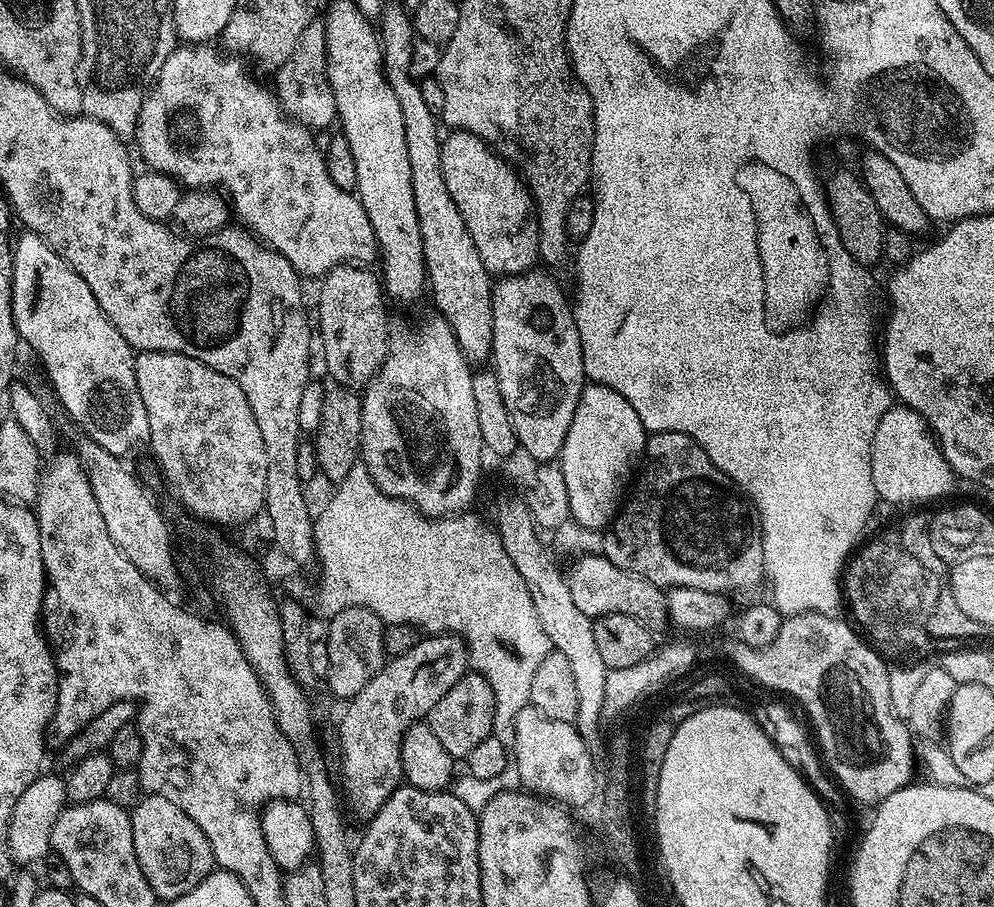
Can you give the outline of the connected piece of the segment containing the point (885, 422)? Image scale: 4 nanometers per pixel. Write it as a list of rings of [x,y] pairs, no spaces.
[[[903,406],[890,407],[886,414],[882,414],[878,430],[874,430],[870,470],[877,497],[888,504],[916,504],[919,500],[936,500],[951,490],[952,480],[954,481],[952,468],[940,453],[940,446],[936,443],[936,437],[932,435],[928,423],[913,408]]]

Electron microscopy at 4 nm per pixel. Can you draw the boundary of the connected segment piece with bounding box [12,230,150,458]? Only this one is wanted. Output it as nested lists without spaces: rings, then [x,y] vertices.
[[[27,230],[21,231],[21,233],[20,237],[19,235],[15,237],[12,246],[12,317],[14,318],[16,335],[23,343],[25,340],[36,351],[36,356],[40,359],[40,364],[44,367],[44,372],[48,375],[48,380],[52,383],[52,388],[56,391],[56,396],[60,399],[61,406],[68,411],[69,418],[81,428],[79,431],[94,442],[98,442],[98,446],[102,446],[102,450],[110,450],[110,454],[128,458],[128,455],[135,448],[145,447],[148,444],[148,435],[150,434],[150,418],[146,414],[146,406],[142,402],[142,394],[138,394],[134,349],[126,342],[126,338],[122,338],[122,334],[113,326],[110,318],[106,318],[102,306],[98,306],[98,298],[94,298],[90,286],[86,286],[83,278],[40,236],[35,236],[34,233]]]

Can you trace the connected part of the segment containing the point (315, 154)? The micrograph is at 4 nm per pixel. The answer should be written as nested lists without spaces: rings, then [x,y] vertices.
[[[215,43],[190,44],[177,46],[166,58],[162,70],[152,81],[142,102],[140,117],[136,123],[136,135],[134,143],[140,147],[140,156],[145,160],[147,167],[154,172],[161,172],[164,176],[170,176],[177,184],[188,190],[204,190],[209,186],[219,186],[226,193],[230,201],[231,211],[234,213],[241,225],[247,231],[251,232],[257,240],[263,242],[272,251],[280,253],[294,266],[294,270],[300,273],[301,277],[316,276],[323,278],[332,268],[339,264],[351,264],[359,262],[361,265],[368,266],[377,259],[378,249],[376,239],[374,238],[374,226],[370,226],[370,218],[366,218],[366,210],[360,204],[359,196],[342,190],[330,178],[328,173],[328,162],[325,153],[316,145],[313,129],[293,120],[283,108],[280,107],[280,101],[276,99],[275,91],[271,87],[263,88],[258,81],[252,77],[252,72],[243,64],[241,57],[236,54],[225,54],[219,47],[216,49]]]

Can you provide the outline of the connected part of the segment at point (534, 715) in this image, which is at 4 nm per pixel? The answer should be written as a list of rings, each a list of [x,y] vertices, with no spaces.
[[[529,704],[515,720],[515,742],[510,748],[523,789],[566,806],[586,806],[593,798],[595,801],[598,784],[596,788],[591,749],[571,721],[550,719]]]

